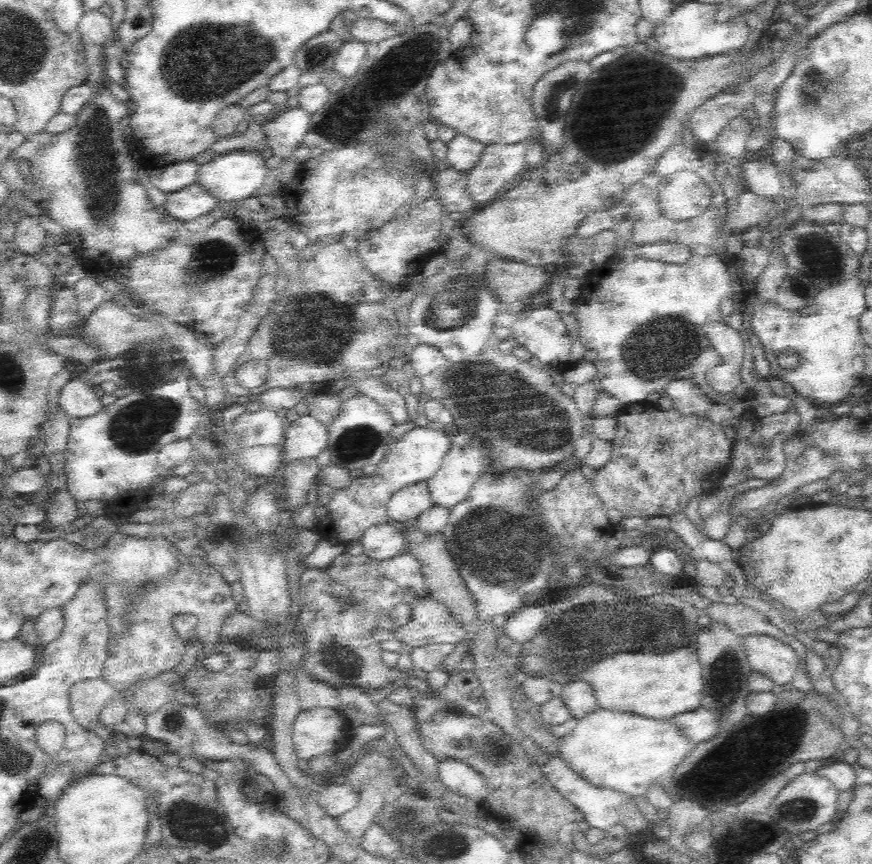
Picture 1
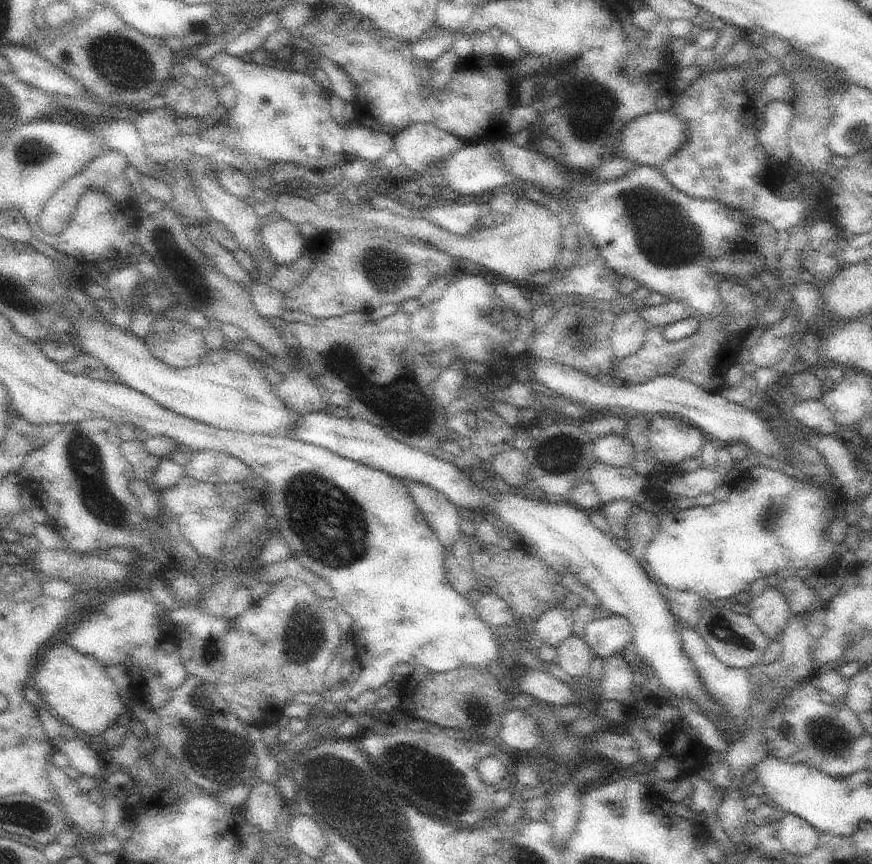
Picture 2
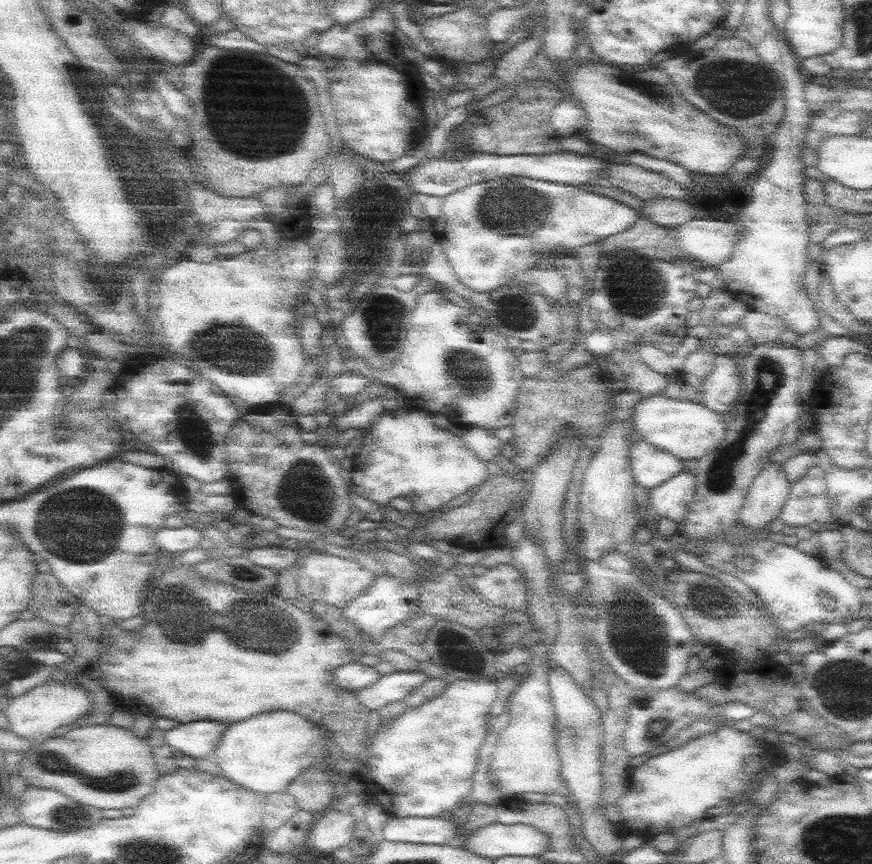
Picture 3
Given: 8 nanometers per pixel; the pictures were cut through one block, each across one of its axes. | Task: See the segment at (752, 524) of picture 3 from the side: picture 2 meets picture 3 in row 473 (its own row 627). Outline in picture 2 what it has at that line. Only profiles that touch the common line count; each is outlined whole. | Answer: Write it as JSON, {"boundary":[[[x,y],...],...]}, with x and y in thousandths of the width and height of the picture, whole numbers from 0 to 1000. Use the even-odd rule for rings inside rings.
{"boundary":[[[880,678],[873,688],[868,688],[861,694],[861,718],[868,722],[868,727],[873,727],[873,731],[877,731],[877,736],[882,736],[882,741],[896,741],[898,727],[907,713],[905,699],[898,692],[896,683]]]}

